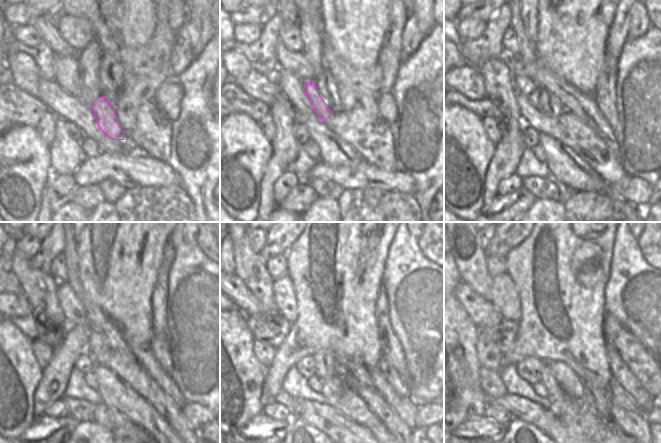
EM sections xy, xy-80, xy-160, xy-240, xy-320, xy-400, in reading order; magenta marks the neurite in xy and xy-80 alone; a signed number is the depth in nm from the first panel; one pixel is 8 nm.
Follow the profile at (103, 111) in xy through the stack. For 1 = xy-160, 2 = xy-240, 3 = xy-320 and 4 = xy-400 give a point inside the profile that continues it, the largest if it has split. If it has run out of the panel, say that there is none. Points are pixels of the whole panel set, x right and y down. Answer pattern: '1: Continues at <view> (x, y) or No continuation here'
1: Continues at xy-160 (523, 84)
2: Continues at xy-240 (74, 312)
3: Continues at xy-320 (284, 295)
4: Continues at xy-400 (503, 294).

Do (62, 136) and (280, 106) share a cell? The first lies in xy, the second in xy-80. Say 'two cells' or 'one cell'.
one cell

